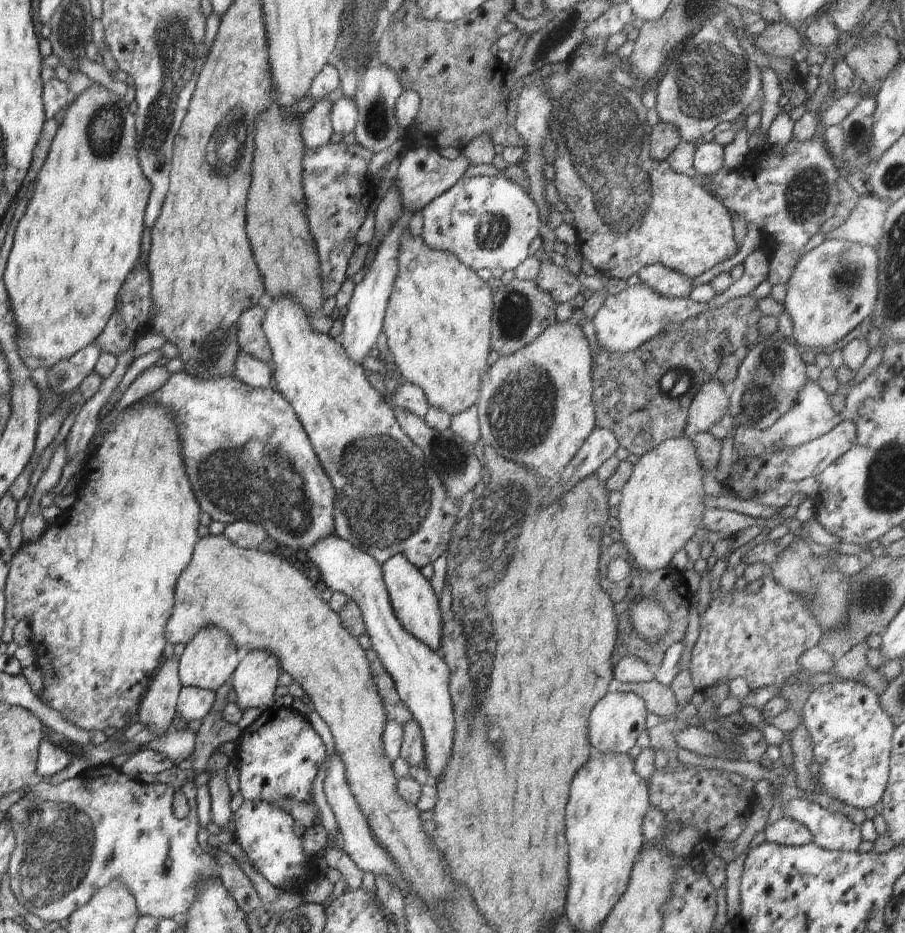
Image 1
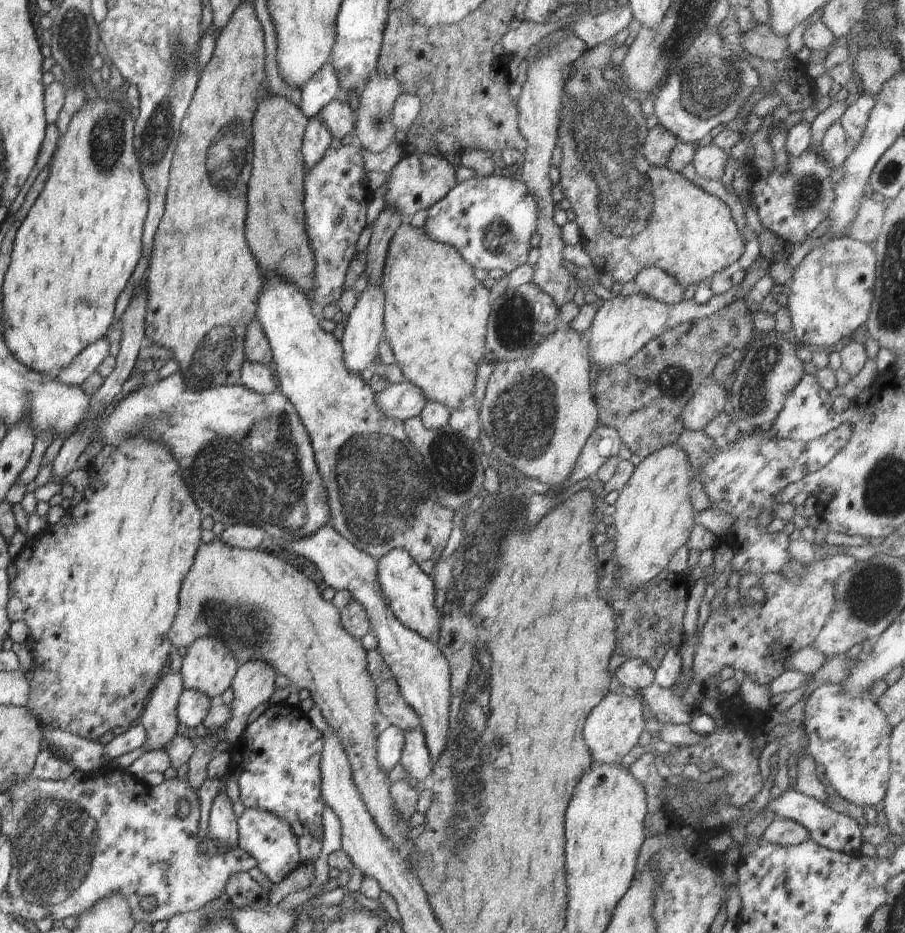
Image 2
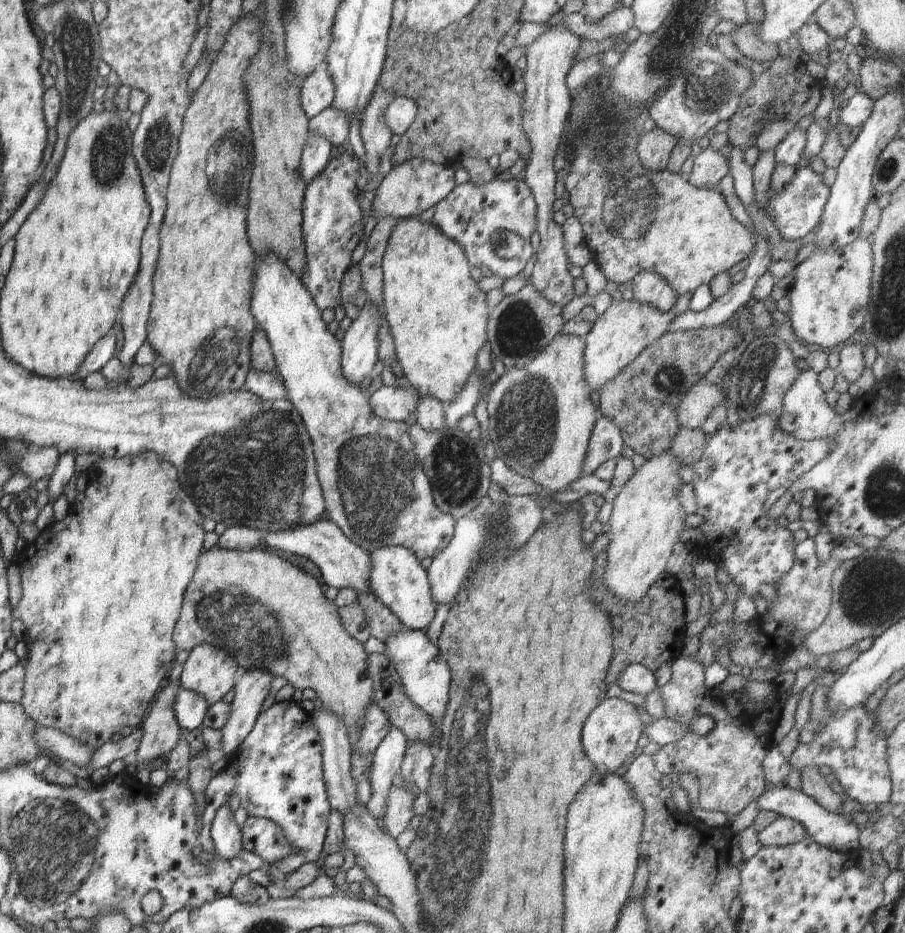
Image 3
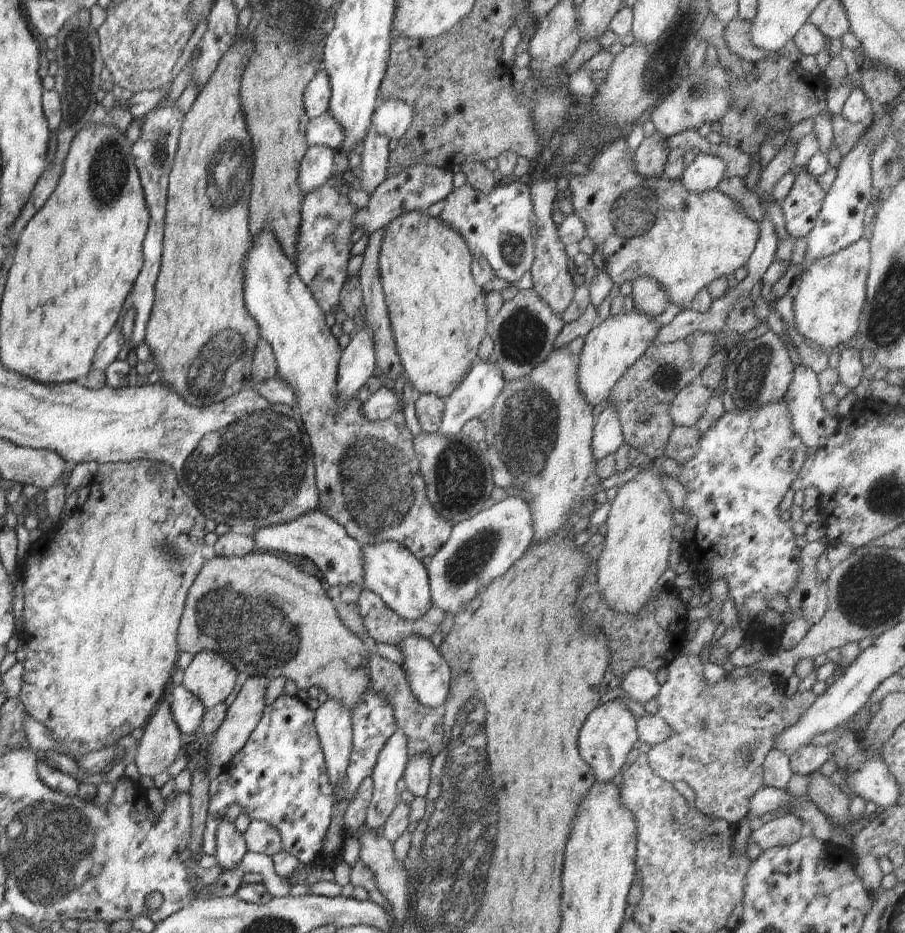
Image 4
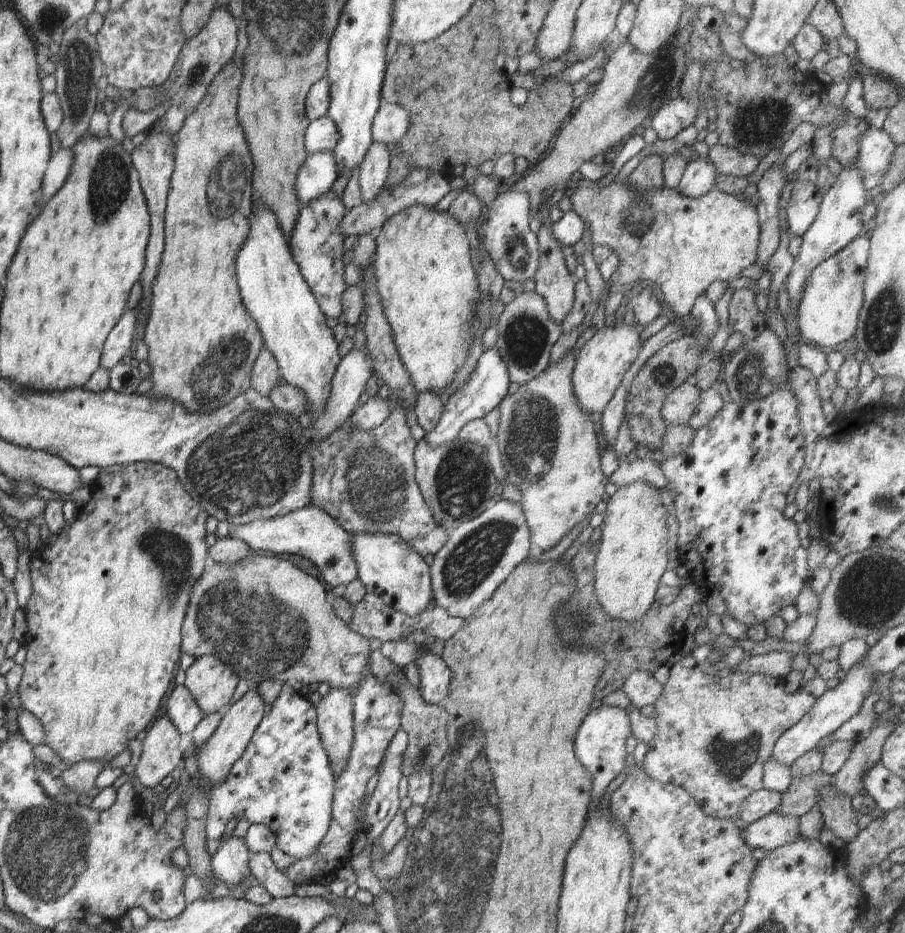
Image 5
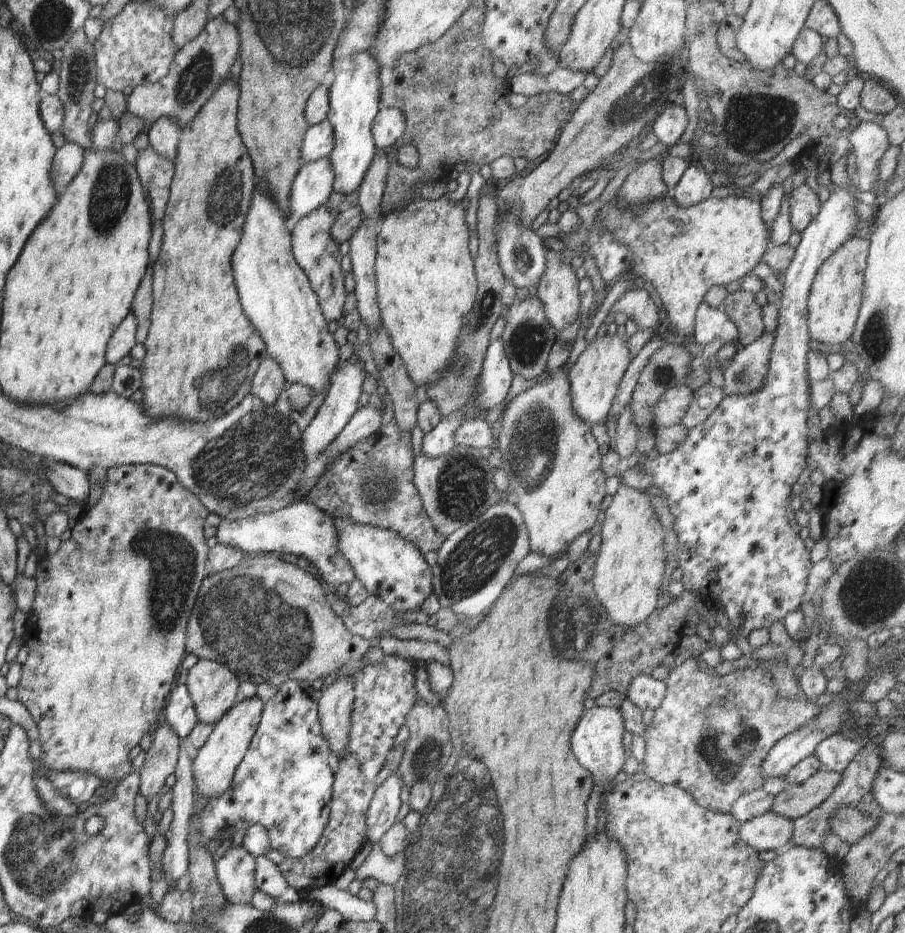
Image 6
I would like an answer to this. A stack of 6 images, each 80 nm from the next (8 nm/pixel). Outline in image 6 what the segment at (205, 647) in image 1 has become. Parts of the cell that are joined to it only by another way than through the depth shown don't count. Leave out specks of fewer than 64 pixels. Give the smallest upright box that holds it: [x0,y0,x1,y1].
[186,660,239,724]

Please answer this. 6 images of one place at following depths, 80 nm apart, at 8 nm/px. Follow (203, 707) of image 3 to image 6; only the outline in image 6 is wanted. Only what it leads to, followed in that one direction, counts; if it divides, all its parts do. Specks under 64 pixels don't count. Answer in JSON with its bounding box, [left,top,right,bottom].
[161,685,198,739]

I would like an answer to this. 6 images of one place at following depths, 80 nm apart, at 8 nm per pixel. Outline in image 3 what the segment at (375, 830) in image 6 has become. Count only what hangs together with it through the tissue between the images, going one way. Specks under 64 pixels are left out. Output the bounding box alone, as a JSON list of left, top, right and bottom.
[366,726,407,822]

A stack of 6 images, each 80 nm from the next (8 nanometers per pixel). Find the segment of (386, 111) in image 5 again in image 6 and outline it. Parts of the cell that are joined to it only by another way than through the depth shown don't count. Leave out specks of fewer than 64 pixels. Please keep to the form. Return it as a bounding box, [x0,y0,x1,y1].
[371,104,407,150]

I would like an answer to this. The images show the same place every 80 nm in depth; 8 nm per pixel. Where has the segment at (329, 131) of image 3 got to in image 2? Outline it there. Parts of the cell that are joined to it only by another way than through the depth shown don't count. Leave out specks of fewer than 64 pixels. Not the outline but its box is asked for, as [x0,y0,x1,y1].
[318,99,354,139]

